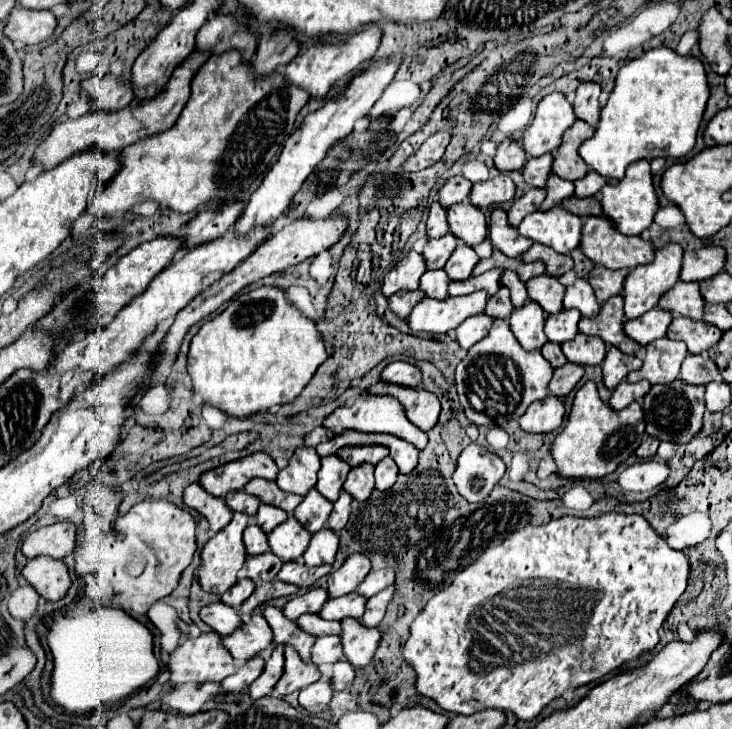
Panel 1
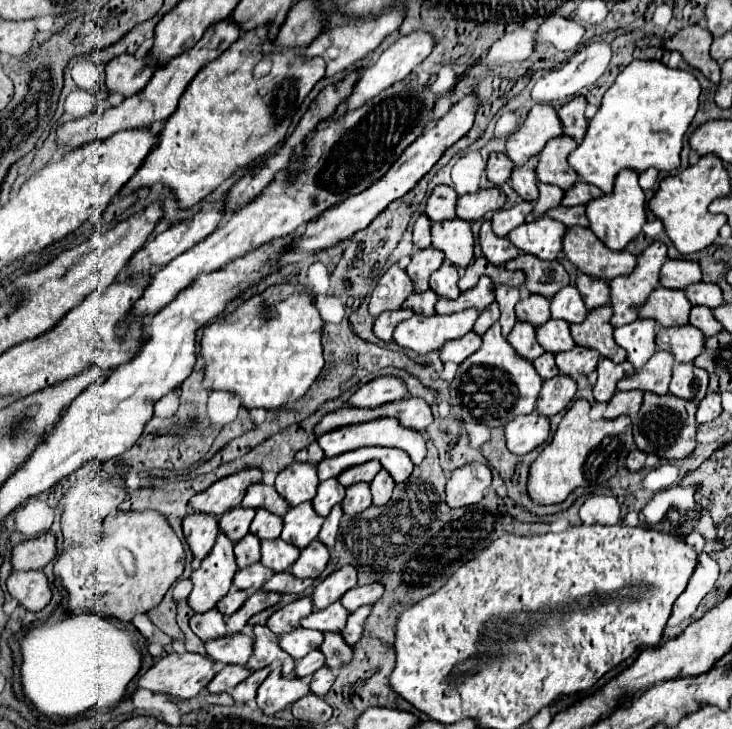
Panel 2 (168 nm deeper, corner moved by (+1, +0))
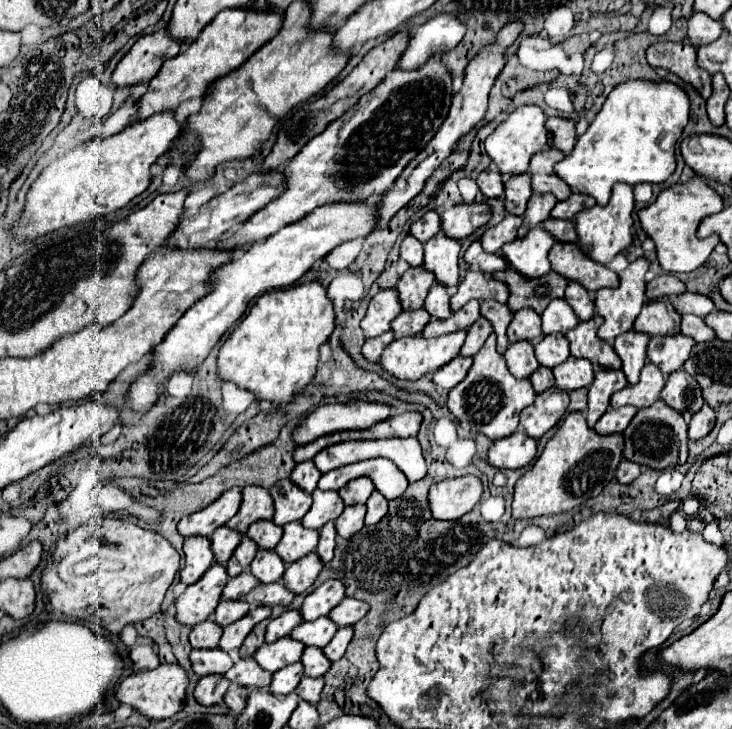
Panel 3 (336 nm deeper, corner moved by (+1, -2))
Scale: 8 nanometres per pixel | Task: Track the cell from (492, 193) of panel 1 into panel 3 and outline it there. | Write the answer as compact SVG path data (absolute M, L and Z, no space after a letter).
M458 204L440 214L442 232L454 240L468 238L474 230L482 228L490 220L490 208L480 204Z

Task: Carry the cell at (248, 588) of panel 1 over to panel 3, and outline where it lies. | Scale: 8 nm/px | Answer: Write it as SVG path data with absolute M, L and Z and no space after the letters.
M222 600L214 612L214 622L222 628L226 628L228 624L240 620L242 616L246 616L250 610L246 600Z

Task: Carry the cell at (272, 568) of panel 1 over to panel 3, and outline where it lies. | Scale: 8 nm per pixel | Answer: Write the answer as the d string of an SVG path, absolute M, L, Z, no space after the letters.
M242 572L240 576L228 580L228 584L224 586L222 598L224 598L224 600L240 600L240 598L244 598L254 586L258 586L258 580L256 580L250 572Z

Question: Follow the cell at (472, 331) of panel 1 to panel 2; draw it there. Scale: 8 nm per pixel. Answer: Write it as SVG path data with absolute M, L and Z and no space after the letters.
M470 330L468 334L464 334L464 338L458 338L454 342L446 342L444 348L440 350L440 358L442 358L442 362L452 360L452 362L460 364L470 354L474 354L480 348L480 344L482 344L482 338L474 330Z

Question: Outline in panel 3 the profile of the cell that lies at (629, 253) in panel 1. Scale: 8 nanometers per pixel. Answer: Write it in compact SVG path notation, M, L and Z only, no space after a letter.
M554 244L548 254L552 272L582 284L588 292L600 288L616 288L618 274L582 254L578 244Z

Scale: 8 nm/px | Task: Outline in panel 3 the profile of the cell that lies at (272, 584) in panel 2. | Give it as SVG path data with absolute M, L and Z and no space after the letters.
M282 582L258 584L246 596L246 602L252 606L276 606L276 604L280 604L286 608L292 600L294 600L294 594L290 590L286 590Z

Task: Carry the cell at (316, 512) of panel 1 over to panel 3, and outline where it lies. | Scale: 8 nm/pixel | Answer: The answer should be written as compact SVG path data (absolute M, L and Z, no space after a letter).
M290 522L284 526L284 536L274 550L286 564L292 564L302 556L314 552L316 544L318 544L316 530L304 528L300 522Z

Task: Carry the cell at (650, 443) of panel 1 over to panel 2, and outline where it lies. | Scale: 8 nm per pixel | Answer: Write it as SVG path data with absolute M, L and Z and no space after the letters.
M634 448L634 450L628 454L628 458L626 458L626 468L628 468L628 470L632 470L632 472L636 472L636 470L640 470L640 468L644 466L646 458L648 458L648 454L646 454L646 452L642 452L642 450Z

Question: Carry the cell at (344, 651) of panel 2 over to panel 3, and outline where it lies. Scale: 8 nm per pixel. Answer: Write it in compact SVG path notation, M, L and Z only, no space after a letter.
M304 648L304 654L302 654L302 660L304 664L304 674L306 676L312 676L312 678L318 678L318 676L324 676L326 670L330 668L330 662L328 658L324 656L324 652L320 648Z

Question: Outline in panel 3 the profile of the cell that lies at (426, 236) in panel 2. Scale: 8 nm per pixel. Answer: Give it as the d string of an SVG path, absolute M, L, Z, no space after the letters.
M406 236L400 244L400 258L406 260L410 266L422 266L424 246L414 236Z

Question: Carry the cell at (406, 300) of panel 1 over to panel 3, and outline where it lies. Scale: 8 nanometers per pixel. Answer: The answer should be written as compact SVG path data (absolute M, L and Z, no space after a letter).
M392 330L388 334L382 334L378 338L372 338L372 340L366 340L364 346L362 346L362 356L368 360L368 362L378 362L382 350L394 340L394 334Z

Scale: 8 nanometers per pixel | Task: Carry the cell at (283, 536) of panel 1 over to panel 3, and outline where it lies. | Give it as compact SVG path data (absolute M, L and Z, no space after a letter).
M258 550L256 558L250 564L250 572L252 576L256 576L258 582L262 584L272 584L272 582L280 582L282 574L284 574L284 562L280 560L280 556L272 550Z

